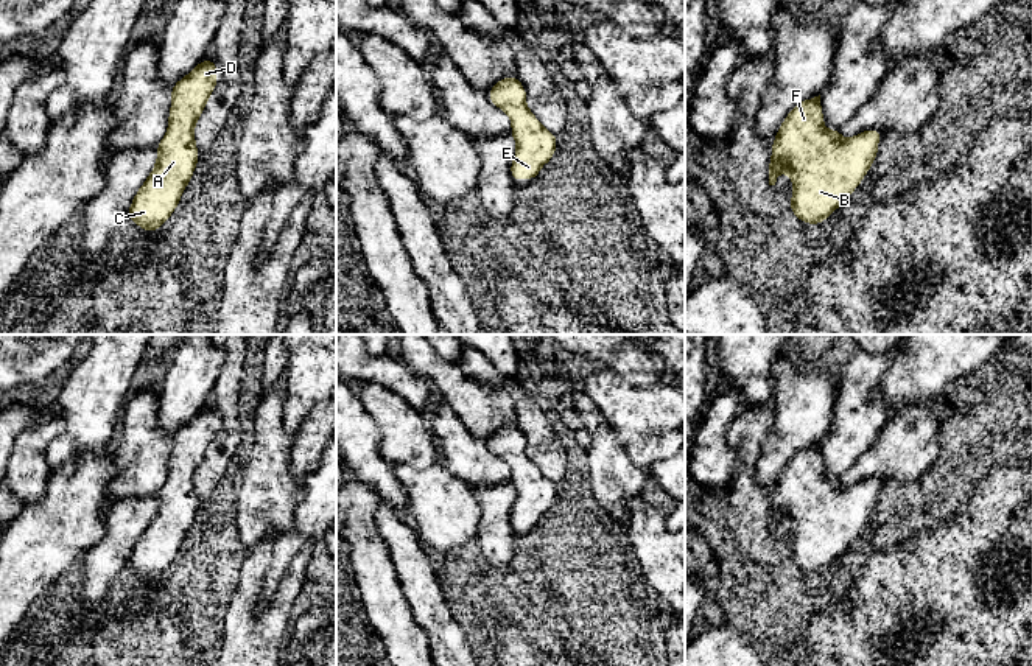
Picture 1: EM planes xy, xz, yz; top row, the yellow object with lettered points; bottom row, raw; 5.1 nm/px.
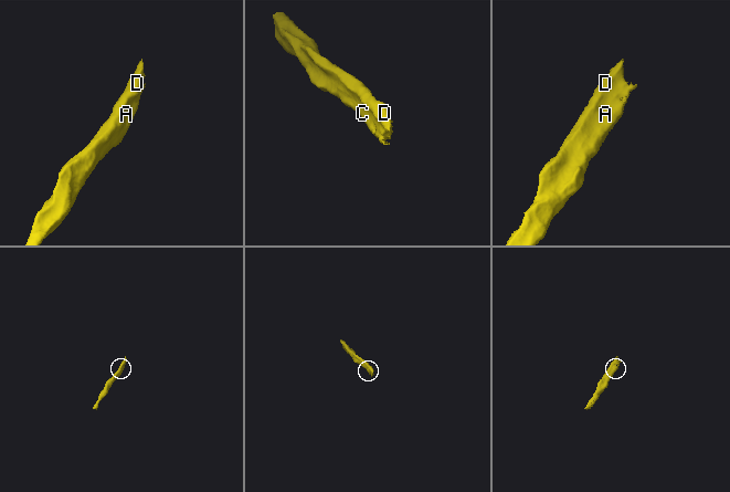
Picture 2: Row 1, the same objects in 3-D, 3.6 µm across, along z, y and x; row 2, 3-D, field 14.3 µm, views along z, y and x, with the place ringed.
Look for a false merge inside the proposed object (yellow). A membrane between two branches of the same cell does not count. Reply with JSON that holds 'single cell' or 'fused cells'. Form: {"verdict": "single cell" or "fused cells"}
{"verdict": "single cell"}

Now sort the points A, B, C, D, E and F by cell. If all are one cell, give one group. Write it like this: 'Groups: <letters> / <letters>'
Groups: A B C D E F

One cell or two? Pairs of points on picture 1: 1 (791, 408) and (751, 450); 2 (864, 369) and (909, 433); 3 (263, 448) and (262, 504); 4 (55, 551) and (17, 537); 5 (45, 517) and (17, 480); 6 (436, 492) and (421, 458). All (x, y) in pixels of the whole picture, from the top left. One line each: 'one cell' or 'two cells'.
1: two cells
2: two cells
3: one cell
4: one cell
5: two cells
6: two cells

